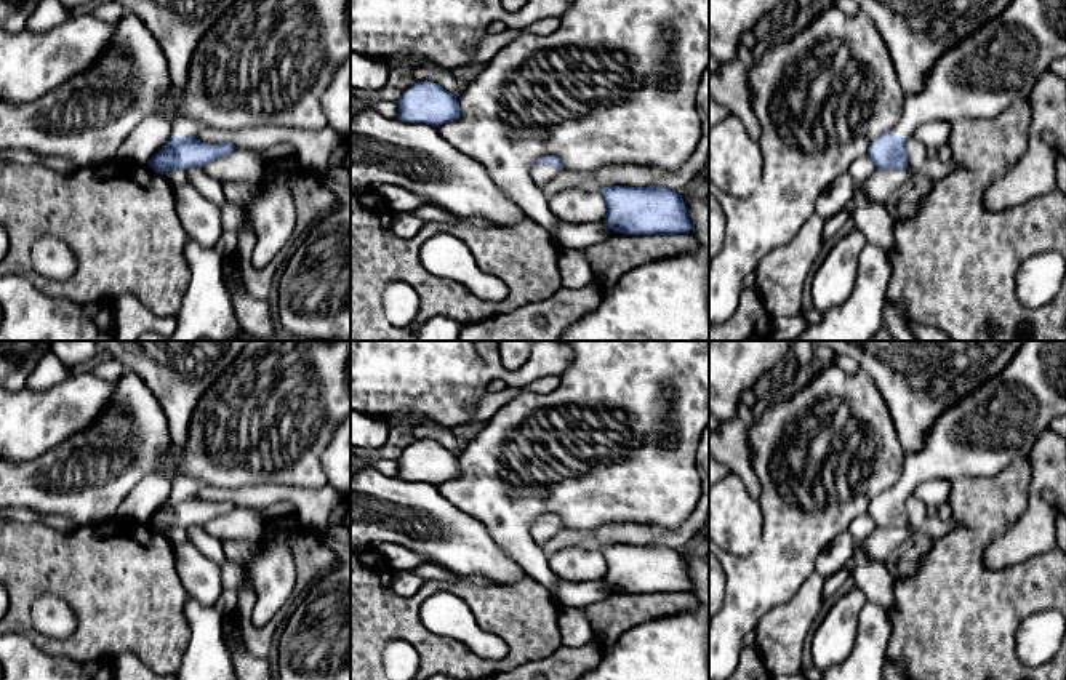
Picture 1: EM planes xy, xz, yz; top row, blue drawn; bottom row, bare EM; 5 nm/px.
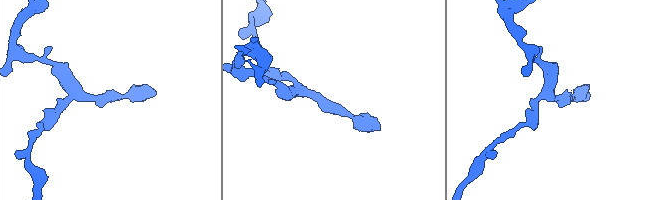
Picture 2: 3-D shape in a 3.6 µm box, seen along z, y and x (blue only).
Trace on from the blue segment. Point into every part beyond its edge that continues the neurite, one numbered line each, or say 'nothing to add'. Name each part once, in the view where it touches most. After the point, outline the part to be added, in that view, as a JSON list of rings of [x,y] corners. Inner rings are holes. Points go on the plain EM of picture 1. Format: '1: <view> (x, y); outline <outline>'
1: xz (383, 509); outline [[[370,464],[351,475],[351,550],[371,549],[383,542],[403,546],[459,576],[490,578],[501,587],[514,586],[527,576],[493,541],[490,531],[469,514],[458,510],[435,485],[403,482]]]

